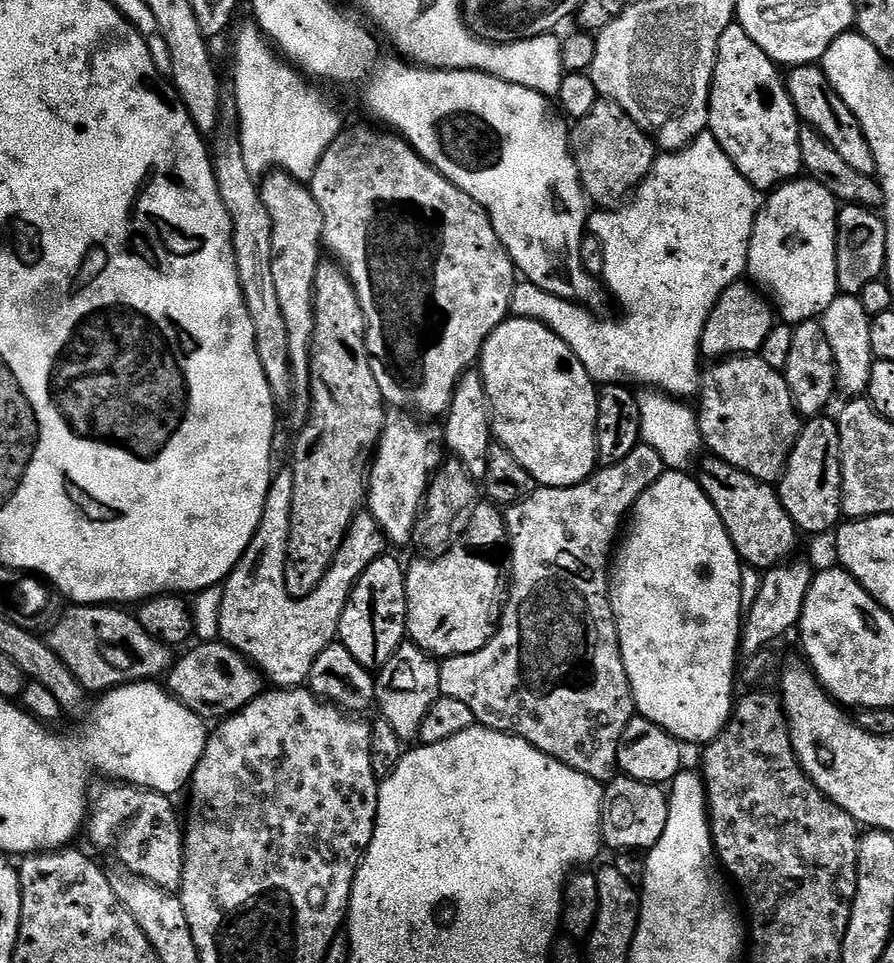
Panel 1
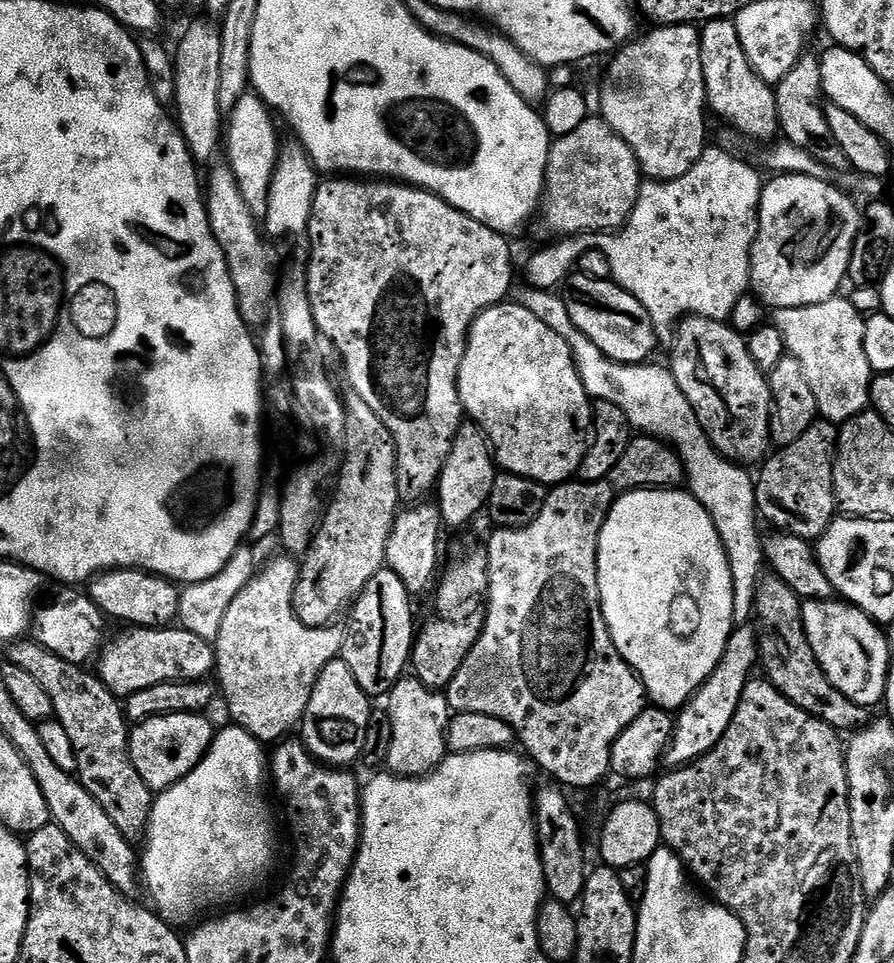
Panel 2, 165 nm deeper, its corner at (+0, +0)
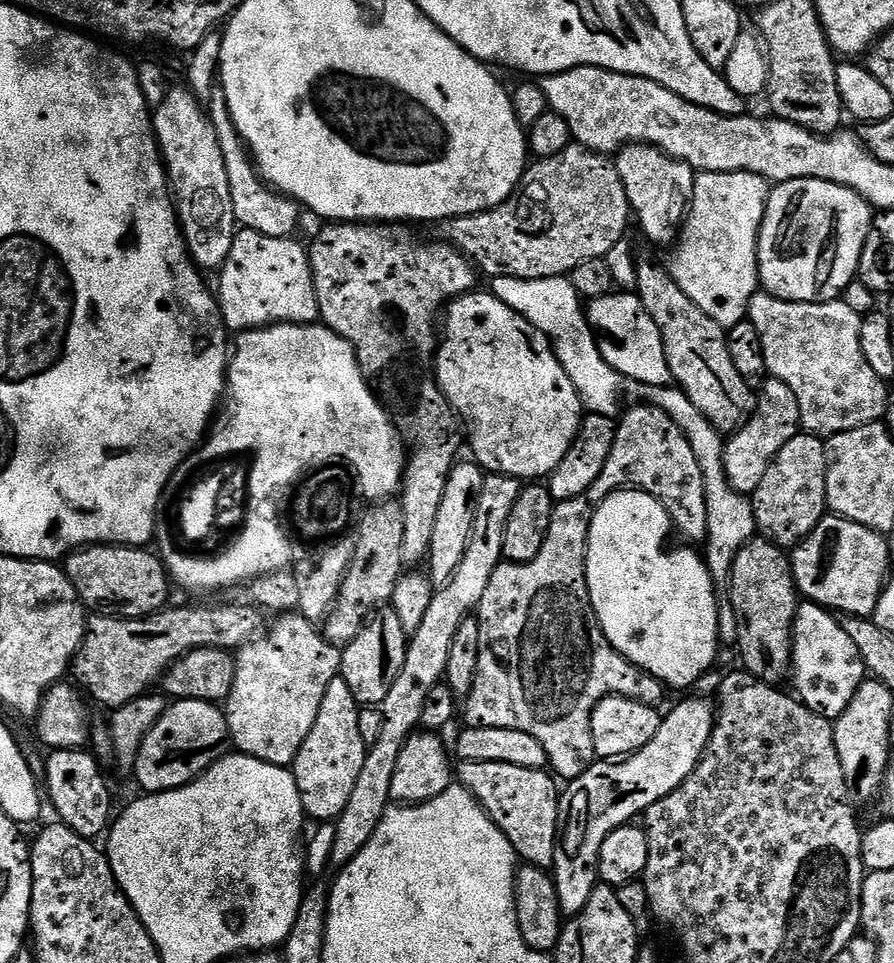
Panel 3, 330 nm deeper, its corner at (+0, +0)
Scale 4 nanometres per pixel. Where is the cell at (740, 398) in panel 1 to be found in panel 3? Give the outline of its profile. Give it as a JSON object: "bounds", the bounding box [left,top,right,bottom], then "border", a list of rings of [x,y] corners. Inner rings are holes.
{"bounds":[634,259,757,434],"border":[[[641,259],[636,266],[634,288],[662,334],[666,362],[670,362],[673,381],[721,434],[737,431],[752,415],[757,397],[753,385],[740,373],[730,356],[725,328],[714,322],[706,310],[698,307],[677,286],[676,279],[665,265],[663,268],[652,260]]]}

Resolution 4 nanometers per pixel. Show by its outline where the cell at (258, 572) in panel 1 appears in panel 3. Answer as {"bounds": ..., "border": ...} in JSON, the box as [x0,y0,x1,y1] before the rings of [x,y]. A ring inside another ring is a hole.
{"bounds":[222,614,342,766],"border":[[[288,614],[278,620],[273,628],[271,625],[263,635],[235,653],[234,686],[222,711],[228,719],[228,735],[235,751],[244,752],[262,762],[290,766],[295,762],[298,750],[302,750],[306,734],[314,730],[314,718],[318,718],[318,706],[322,706],[326,686],[330,686],[330,682],[334,682],[334,678],[340,675],[342,652],[337,645],[324,639],[301,615]]]}

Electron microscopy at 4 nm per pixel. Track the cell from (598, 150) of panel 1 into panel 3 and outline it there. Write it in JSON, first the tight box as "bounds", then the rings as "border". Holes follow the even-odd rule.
{"bounds":[443,142,632,280],"border":[[[575,142],[553,156],[545,156],[529,163],[524,169],[520,187],[512,197],[489,212],[473,216],[457,216],[443,225],[447,243],[457,247],[481,273],[488,278],[509,276],[533,280],[534,278],[567,277],[582,262],[602,260],[610,250],[625,239],[624,231],[632,216],[632,207],[626,198],[626,186],[618,178],[615,163],[603,152],[592,152]]]}

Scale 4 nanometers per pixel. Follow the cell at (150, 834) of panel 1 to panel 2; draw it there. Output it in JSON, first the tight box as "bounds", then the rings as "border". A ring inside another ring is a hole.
{"bounds":[6,638,154,841],"border":[[[21,638],[7,645],[6,652],[7,663],[22,666],[22,670],[27,670],[51,698],[52,715],[62,722],[74,746],[75,775],[81,786],[92,795],[94,802],[98,802],[98,806],[102,806],[102,810],[106,810],[107,816],[127,840],[139,841],[148,831],[154,792],[142,774],[138,774],[132,755],[128,753],[130,721],[124,714],[121,701],[101,682],[95,671],[87,672],[87,667],[66,662],[66,658],[58,658],[58,654],[50,654],[46,646],[31,638]]]}

